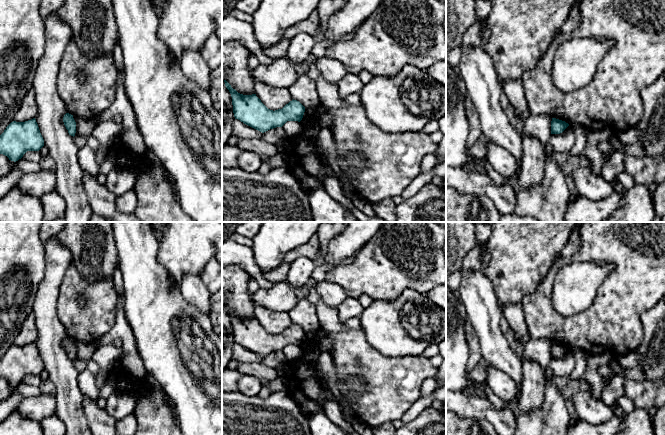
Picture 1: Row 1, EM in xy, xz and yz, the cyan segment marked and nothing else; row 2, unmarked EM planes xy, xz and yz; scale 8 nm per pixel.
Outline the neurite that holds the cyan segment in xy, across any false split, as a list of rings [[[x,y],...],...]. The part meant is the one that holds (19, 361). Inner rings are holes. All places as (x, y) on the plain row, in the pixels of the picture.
[[[36,343],[11,346],[0,359],[0,378],[18,385],[27,375],[39,375],[44,370]]]

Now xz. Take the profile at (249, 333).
[[[224,304],[226,312],[232,321],[233,337],[235,343],[264,357],[276,351],[282,351],[287,345],[300,346],[305,331],[297,324],[292,324],[282,333],[270,334],[256,320],[238,317]]]

